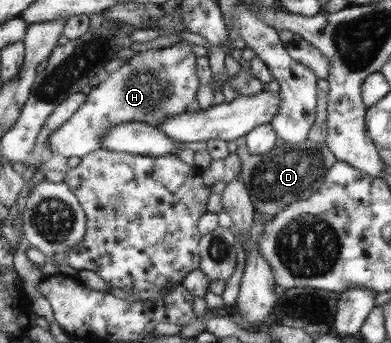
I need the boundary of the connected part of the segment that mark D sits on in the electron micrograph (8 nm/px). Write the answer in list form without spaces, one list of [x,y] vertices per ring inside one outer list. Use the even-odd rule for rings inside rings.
[[[309,140],[294,146],[279,142],[271,151],[261,155],[253,155],[247,147],[239,147],[237,153],[241,157],[242,182],[245,189],[248,189],[256,213],[269,217],[276,216],[294,201],[311,197],[324,182],[325,174],[337,161],[326,142],[319,144]]]

